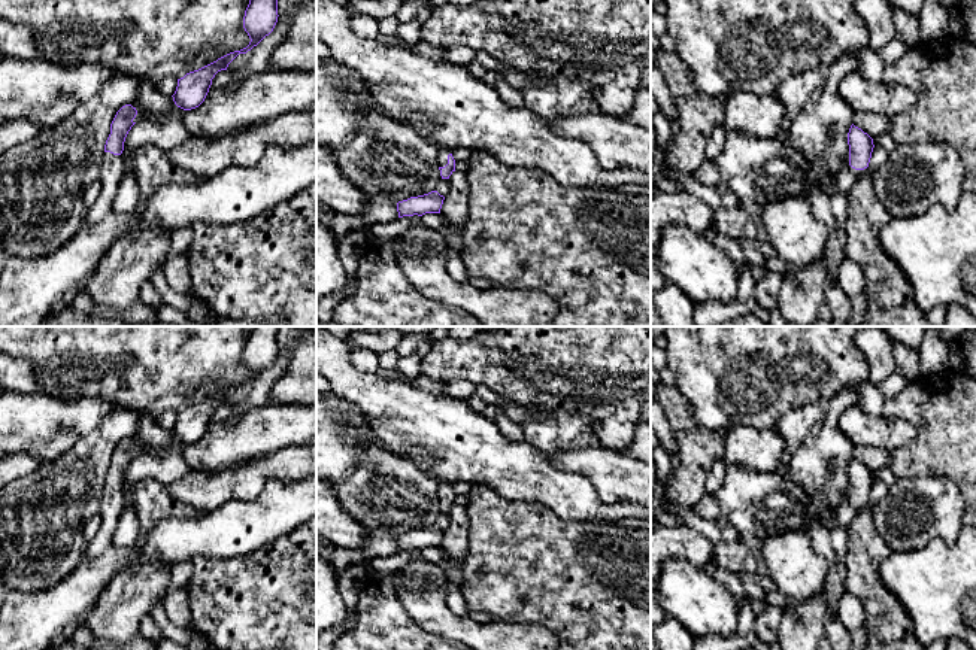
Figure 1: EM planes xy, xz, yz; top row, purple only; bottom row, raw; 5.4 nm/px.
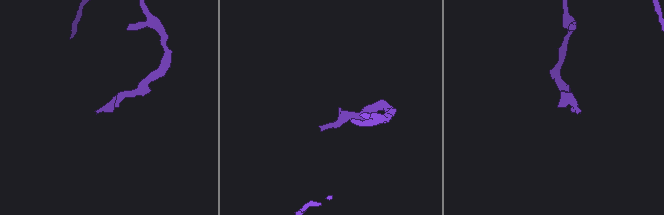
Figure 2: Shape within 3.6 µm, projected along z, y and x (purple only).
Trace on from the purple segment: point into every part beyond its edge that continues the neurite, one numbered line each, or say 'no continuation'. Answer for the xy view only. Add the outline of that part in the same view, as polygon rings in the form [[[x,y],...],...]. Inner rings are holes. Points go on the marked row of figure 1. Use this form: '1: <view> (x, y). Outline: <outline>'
1: xy (111, 173). Outline: [[[104,152],[98,182],[101,191],[96,203],[87,209],[87,221],[100,222],[113,210],[113,201],[124,177],[124,168],[121,165],[121,155]]]

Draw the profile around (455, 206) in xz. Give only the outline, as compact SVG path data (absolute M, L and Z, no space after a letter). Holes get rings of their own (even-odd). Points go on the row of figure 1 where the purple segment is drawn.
M464 171L449 176L449 192L445 195L440 215L454 225L463 227L469 218L469 182Z

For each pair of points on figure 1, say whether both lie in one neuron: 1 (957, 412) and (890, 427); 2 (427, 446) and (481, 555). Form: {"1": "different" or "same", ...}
{"1": "different", "2": "different"}

